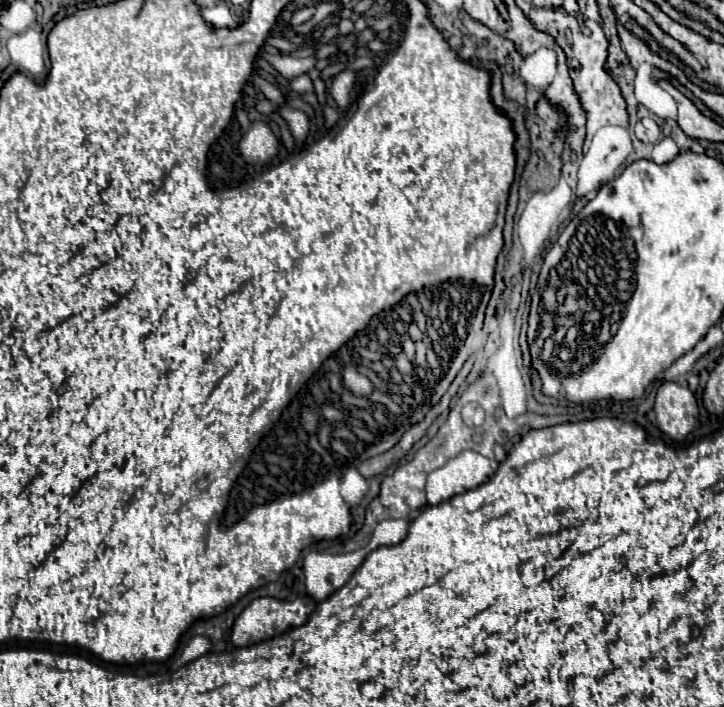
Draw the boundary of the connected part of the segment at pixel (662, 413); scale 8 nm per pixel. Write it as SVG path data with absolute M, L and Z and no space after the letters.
M672 381L660 385L654 413L658 429L674 441L684 441L698 421L698 405L692 391Z

